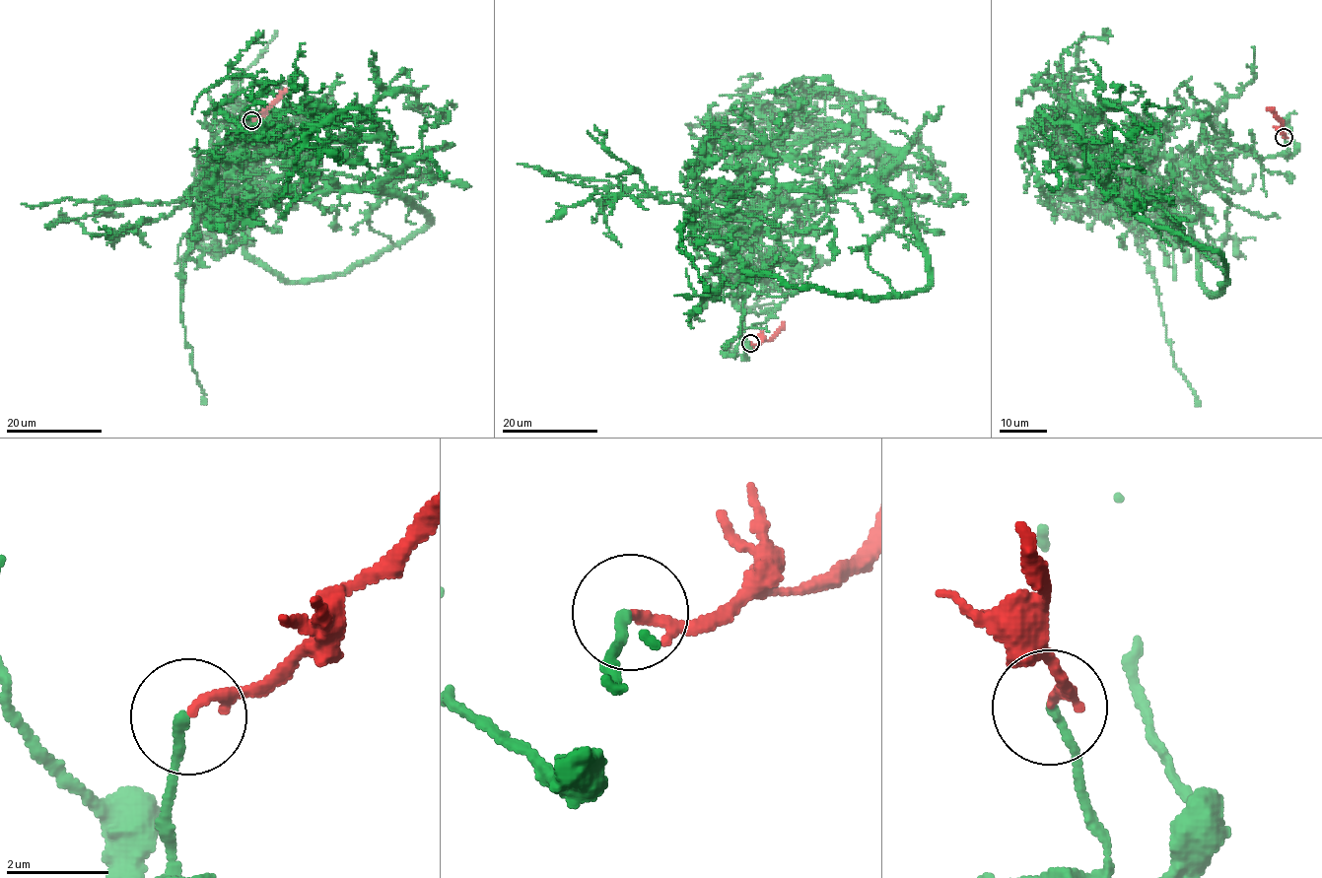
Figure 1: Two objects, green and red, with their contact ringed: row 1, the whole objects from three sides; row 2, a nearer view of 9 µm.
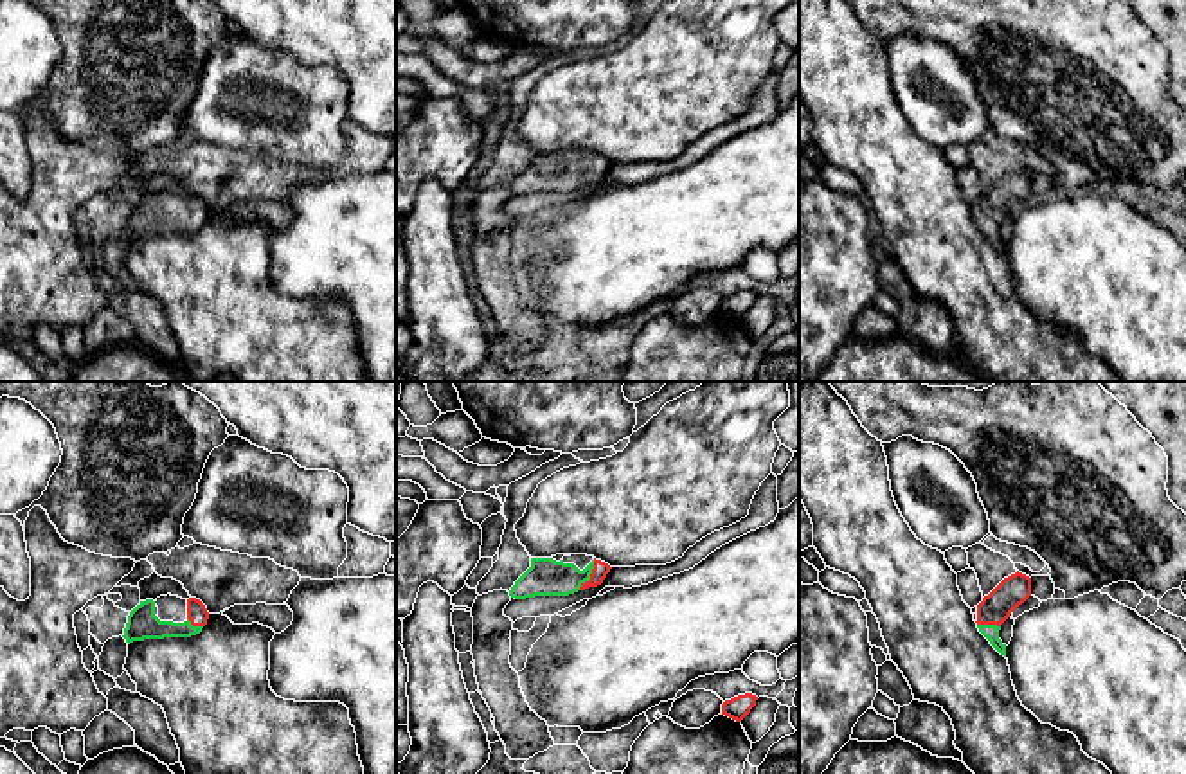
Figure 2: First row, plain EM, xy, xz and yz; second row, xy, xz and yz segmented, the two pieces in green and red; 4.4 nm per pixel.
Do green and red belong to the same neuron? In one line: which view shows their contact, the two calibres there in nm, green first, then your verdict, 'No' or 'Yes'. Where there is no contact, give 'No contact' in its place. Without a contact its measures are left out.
Touches green in xz. Thickness 170 nm (green) against 70 nm. Yes

